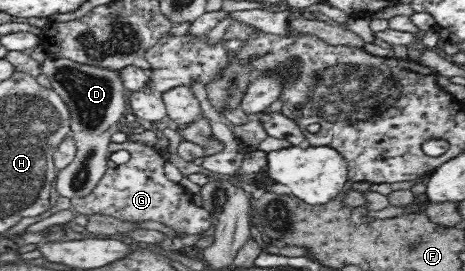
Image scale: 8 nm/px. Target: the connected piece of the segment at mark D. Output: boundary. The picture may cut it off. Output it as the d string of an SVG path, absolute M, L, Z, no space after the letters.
M46 58L42 62L41 71L51 81L52 89L68 108L70 135L73 136L77 147L74 159L59 170L55 179L56 189L60 195L70 199L85 197L106 173L111 134L123 123L124 107L126 107L125 87L119 82L119 72L82 65L64 58Z

